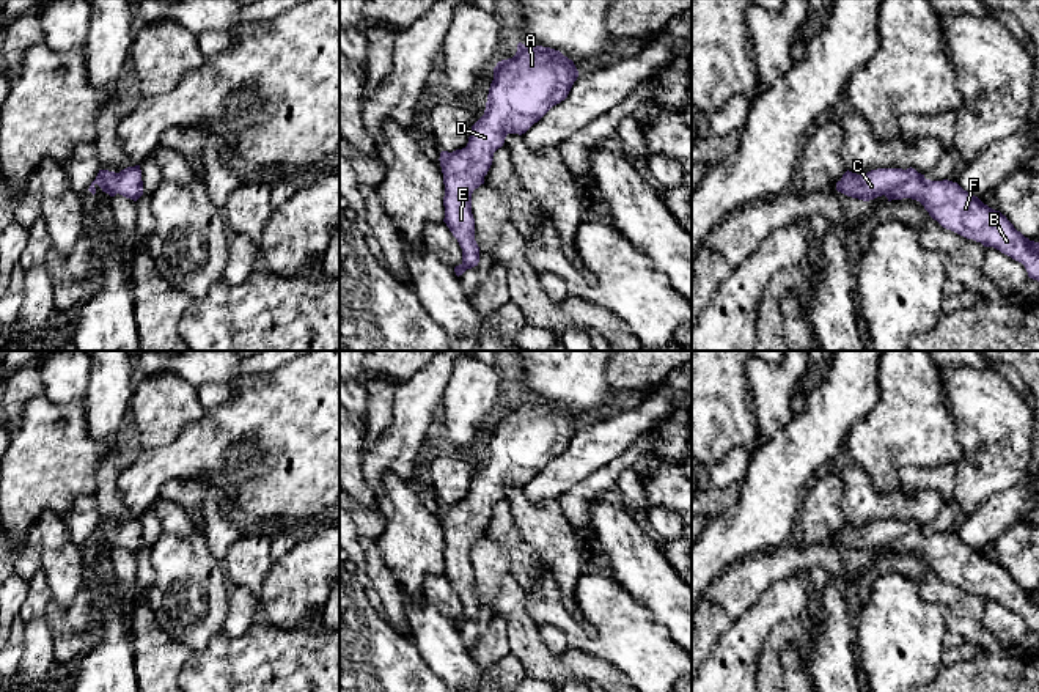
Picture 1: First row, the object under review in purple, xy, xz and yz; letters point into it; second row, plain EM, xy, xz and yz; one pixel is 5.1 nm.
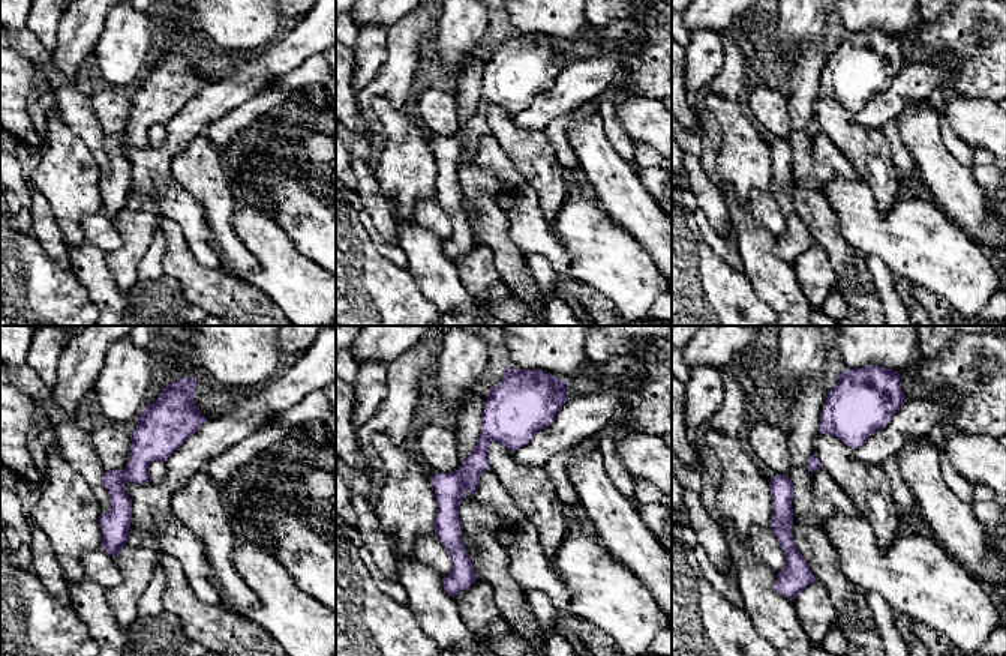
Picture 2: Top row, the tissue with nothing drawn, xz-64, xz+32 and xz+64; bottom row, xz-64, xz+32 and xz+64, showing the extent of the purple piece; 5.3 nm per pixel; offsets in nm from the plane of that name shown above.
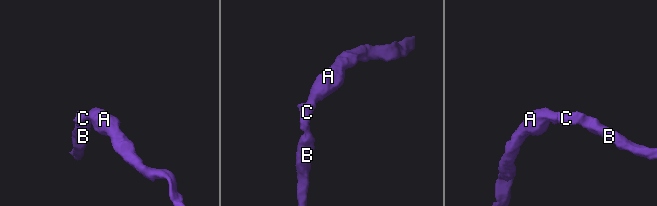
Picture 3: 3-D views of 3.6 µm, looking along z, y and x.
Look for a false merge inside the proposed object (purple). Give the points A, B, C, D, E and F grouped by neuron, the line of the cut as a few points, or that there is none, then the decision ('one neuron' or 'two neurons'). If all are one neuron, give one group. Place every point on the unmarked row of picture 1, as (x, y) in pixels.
A B C D E F; no cut; one neuron

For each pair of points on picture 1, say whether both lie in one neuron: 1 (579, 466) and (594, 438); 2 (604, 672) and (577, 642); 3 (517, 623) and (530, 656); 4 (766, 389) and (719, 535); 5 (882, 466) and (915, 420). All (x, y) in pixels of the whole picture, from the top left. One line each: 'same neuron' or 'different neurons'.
1: same neuron
2: different neurons
3: same neuron
4: different neurons
5: same neuron

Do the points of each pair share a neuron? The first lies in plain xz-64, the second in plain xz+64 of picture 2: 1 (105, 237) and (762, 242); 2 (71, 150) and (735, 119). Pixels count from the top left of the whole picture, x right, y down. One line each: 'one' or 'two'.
1: two
2: one

